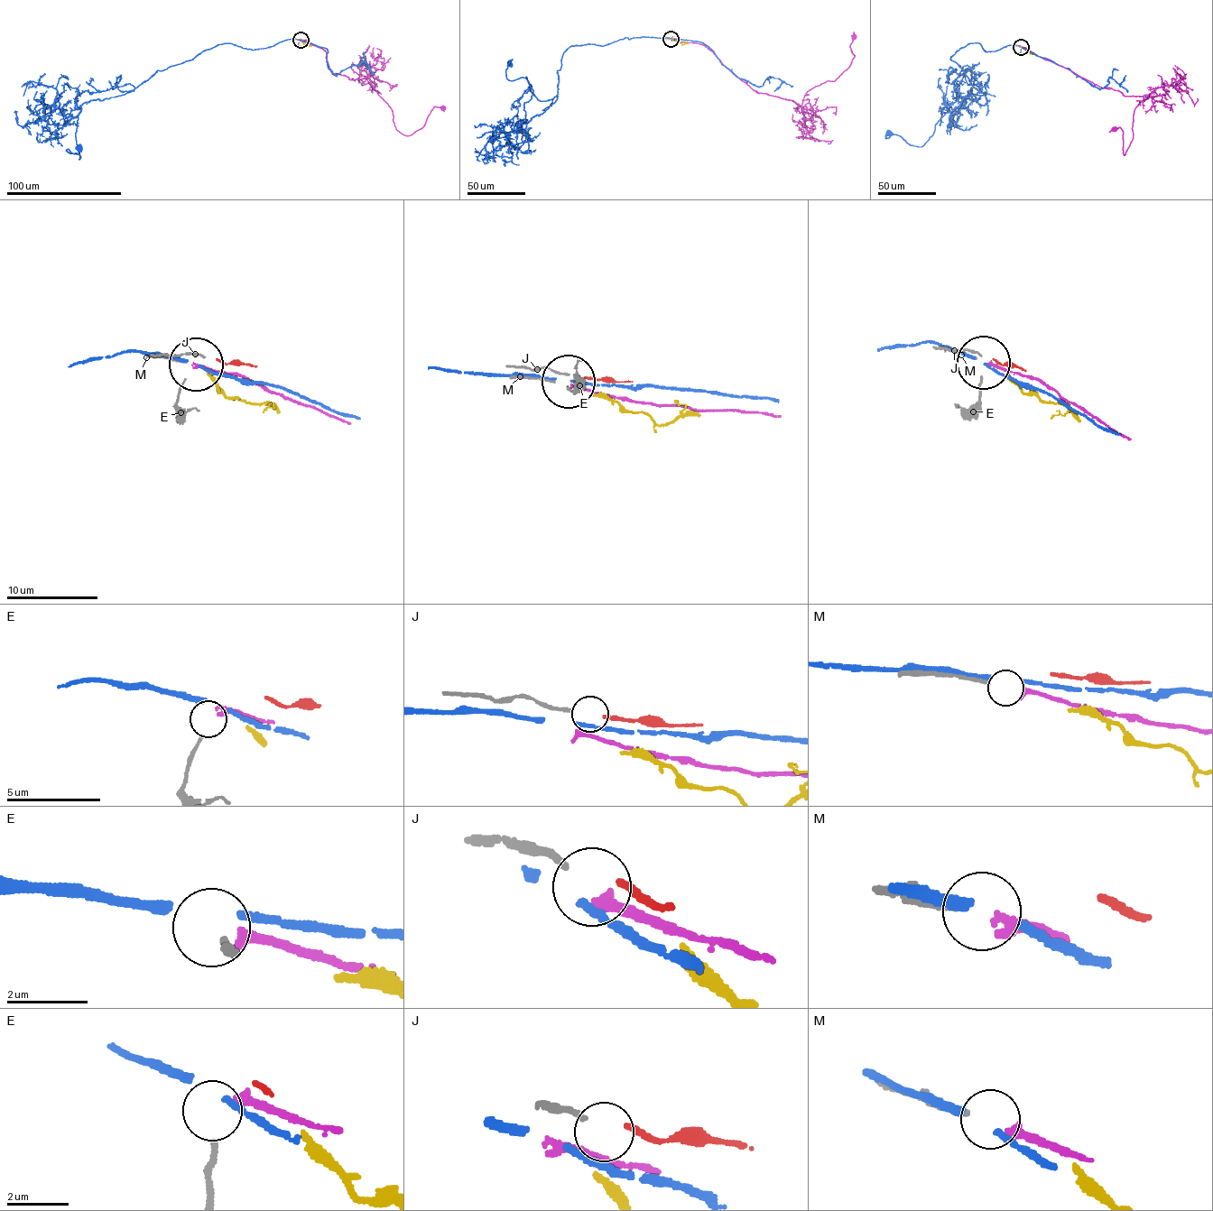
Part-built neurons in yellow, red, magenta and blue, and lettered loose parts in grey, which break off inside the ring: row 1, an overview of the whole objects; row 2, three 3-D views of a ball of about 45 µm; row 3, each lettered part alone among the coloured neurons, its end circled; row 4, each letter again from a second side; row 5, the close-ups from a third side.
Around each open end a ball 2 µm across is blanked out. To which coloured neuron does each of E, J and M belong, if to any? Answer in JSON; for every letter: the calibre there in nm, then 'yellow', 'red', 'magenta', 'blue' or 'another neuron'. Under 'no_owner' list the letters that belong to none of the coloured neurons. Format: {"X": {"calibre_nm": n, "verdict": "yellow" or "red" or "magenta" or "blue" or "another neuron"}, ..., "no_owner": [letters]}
{"E": {"calibre_nm": 150, "verdict": "another neuron"}, "J": {"calibre_nm": 160, "verdict": "red"}, "M": {"calibre_nm": 220, "verdict": "magenta"}, "no_owner": ["E"]}

